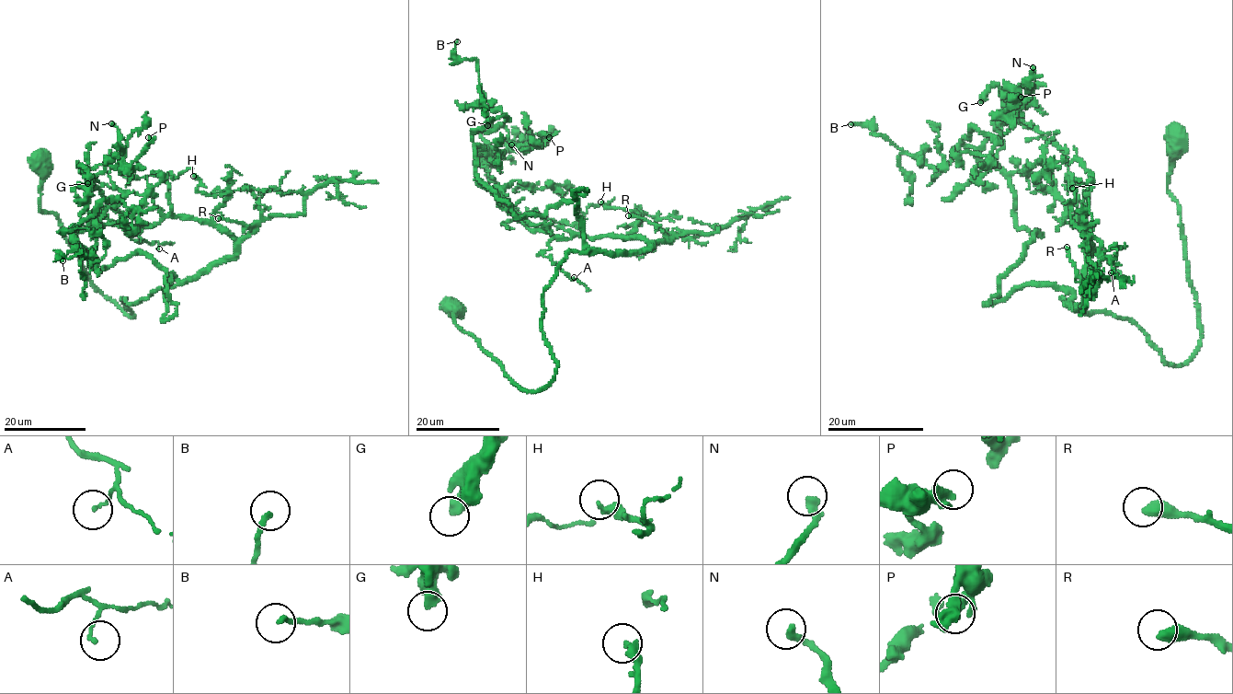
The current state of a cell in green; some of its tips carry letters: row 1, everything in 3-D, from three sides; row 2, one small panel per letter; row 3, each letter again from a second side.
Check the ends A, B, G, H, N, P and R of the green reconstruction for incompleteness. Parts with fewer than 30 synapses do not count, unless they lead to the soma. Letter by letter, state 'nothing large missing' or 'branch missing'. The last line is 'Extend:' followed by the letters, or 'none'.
A: nothing large missing
B: nothing large missing
G: nothing large missing
H: nothing large missing
N: nothing large missing
P: nothing large missing
R: branch missing
Extend: R

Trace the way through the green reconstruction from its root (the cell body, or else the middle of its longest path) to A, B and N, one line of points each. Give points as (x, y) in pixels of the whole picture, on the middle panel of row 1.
A: (451, 307), (535, 392), (555, 372), (543, 292), (564, 259), (649, 241), (552, 238), (543, 256), (574, 277)
B: (451, 307), (537, 391), (564, 259), (649, 243), (555, 238), (481, 185), (484, 93), (457, 41)
N: (451, 307), (537, 391), (564, 259), (649, 248), (529, 228), (482, 165), (511, 144)

